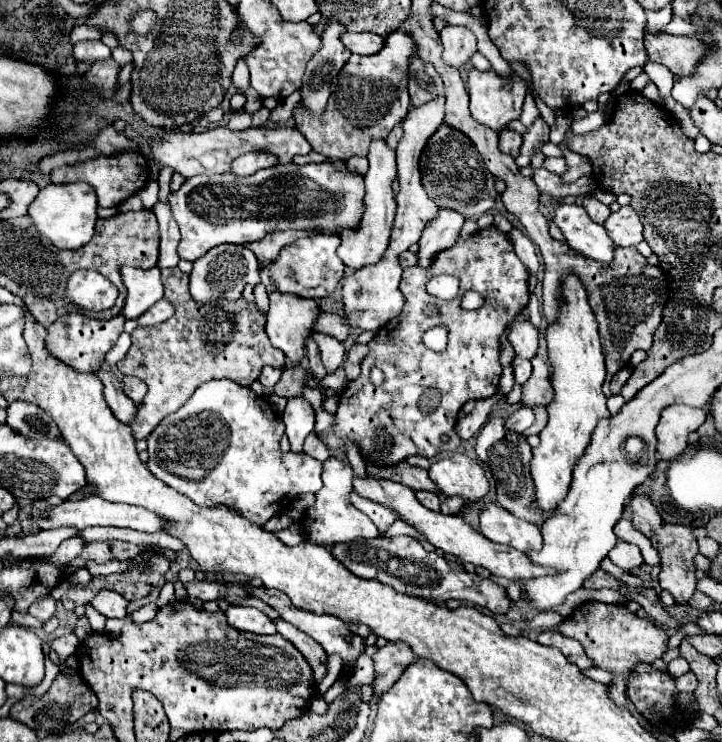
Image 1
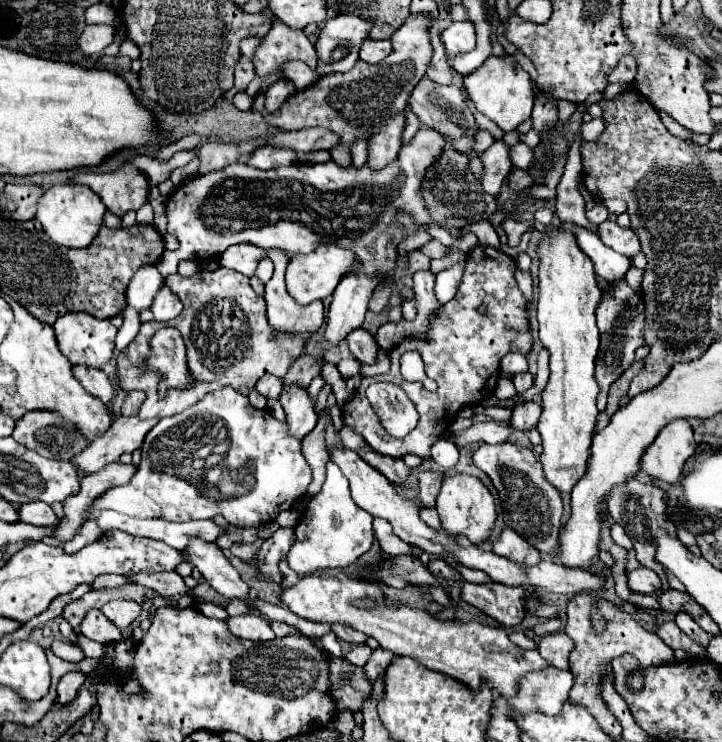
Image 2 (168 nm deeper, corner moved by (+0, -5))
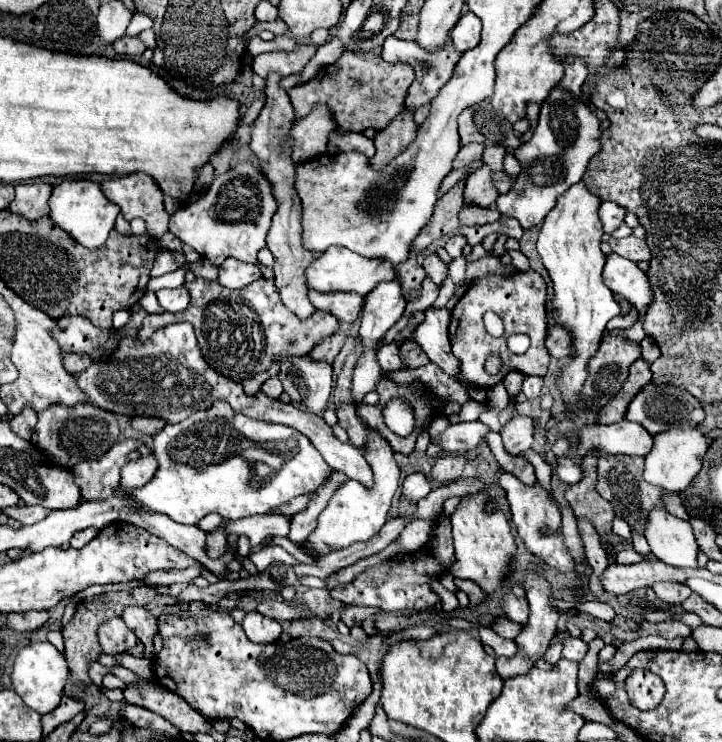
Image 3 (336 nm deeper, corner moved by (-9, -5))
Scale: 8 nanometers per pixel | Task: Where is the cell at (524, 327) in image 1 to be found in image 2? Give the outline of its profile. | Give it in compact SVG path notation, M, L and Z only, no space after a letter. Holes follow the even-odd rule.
M510 352L502 358L502 364L500 364L500 372L504 374L520 374L520 372L526 372L528 370L528 362L526 362L526 356L520 354L520 352Z

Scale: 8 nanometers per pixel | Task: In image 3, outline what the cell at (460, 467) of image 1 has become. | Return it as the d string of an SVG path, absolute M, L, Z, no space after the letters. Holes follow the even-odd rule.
M479 490L459 500L455 512L451 514L451 526L455 544L455 562L449 566L449 574L453 578L469 578L477 582L481 590L493 592L505 580L509 572L511 554L515 552L515 540L503 510L495 504L493 496L489 496L485 490ZM489 504L493 504L493 510L487 510Z

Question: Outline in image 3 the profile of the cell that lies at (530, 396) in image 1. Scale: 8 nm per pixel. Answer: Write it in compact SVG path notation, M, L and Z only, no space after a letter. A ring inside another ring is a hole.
M523 414L511 418L501 430L505 450L509 454L519 454L529 450L533 444L533 432L535 432L535 420L531 416Z

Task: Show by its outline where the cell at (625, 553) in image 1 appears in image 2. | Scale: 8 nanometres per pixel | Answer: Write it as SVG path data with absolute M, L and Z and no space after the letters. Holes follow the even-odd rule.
M636 568L634 572L628 574L628 586L632 592L638 592L638 594L654 594L662 590L662 580L650 568Z

